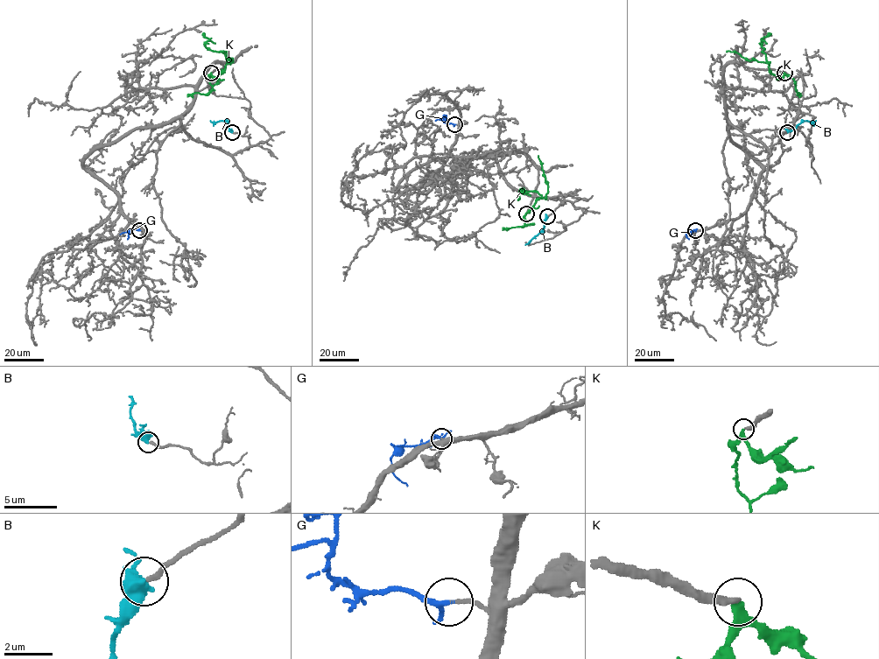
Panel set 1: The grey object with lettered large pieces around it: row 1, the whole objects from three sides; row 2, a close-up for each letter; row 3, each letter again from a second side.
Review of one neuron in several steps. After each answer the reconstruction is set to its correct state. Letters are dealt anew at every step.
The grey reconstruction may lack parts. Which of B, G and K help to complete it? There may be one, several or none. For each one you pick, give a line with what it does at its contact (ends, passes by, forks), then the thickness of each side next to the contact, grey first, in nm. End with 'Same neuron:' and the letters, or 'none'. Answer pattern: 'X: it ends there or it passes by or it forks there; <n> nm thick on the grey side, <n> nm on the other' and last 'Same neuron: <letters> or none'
B: it passes by; 240 nm thick on the grey side, 400 nm on the other
G: it passes by; 140 nm thick on the grey side, 170 nm on the other
Same neuron: B, G

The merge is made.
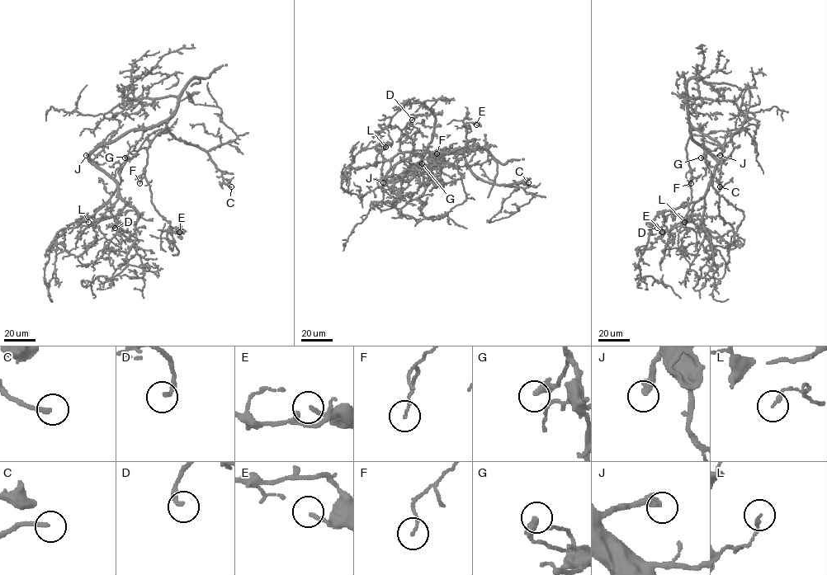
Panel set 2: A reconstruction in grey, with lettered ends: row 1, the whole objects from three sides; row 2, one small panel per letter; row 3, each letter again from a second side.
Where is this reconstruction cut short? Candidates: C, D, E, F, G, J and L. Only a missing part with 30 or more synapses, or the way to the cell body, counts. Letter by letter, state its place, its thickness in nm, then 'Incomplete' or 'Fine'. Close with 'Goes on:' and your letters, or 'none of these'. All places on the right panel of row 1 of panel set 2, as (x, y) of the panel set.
C: Place: (720, 186). Thickness 220 nm. Incomplete
D: Place: (657, 228). Thickness 220 nm. Incomplete
E: Place: (662, 232). Thickness 160 nm. Fine
F: Place: (691, 183). Thickness 100 nm. Fine
G: Place: (701, 157). Thickness 360 nm. Fine
J: Place: (720, 155). Thickness 360 nm. Incomplete
L: Place: (684, 222). Thickness 170 nm. Fine
Goes on: C, D, J

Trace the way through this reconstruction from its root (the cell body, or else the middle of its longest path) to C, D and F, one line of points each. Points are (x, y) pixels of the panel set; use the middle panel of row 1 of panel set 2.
C: (413, 155), (462, 152), (470, 169), (484, 181), (498, 185), (528, 182)
D: (413, 155), (399, 161), (386, 179), (392, 181), (413, 173), (431, 139), (435, 116), (420, 115), (412, 120)
F: (413, 155), (463, 153), (454, 153), (445, 148), (440, 156), (437, 153)

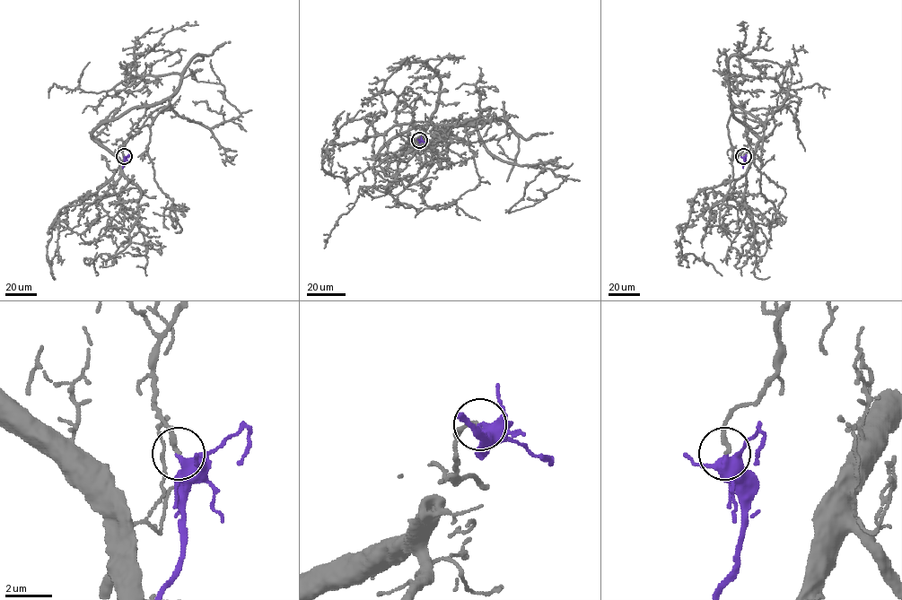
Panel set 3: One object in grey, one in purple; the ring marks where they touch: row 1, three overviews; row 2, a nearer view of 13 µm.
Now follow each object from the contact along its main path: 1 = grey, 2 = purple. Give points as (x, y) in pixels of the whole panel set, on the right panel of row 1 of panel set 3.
1: (743, 156), (732, 107), (755, 154), (697, 194), (679, 242), (722, 275)
2: (743, 157), (743, 168)

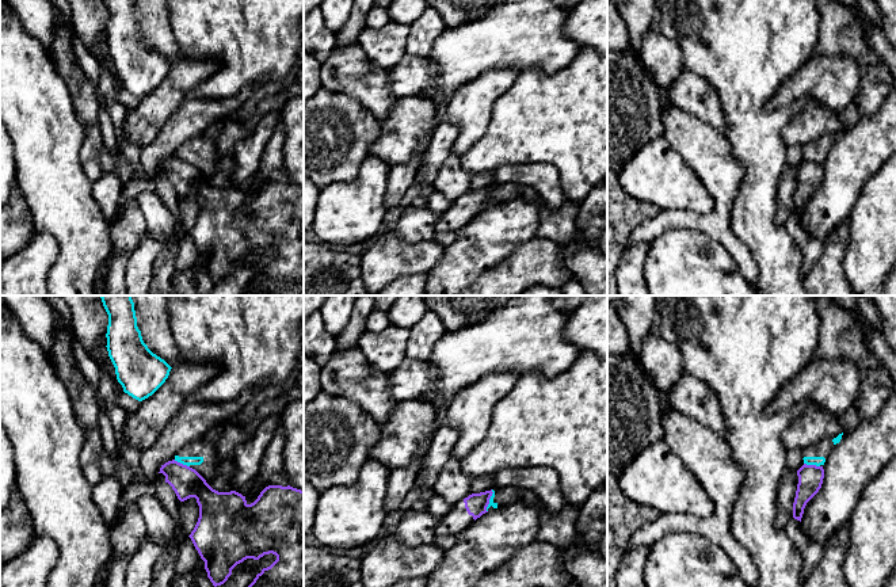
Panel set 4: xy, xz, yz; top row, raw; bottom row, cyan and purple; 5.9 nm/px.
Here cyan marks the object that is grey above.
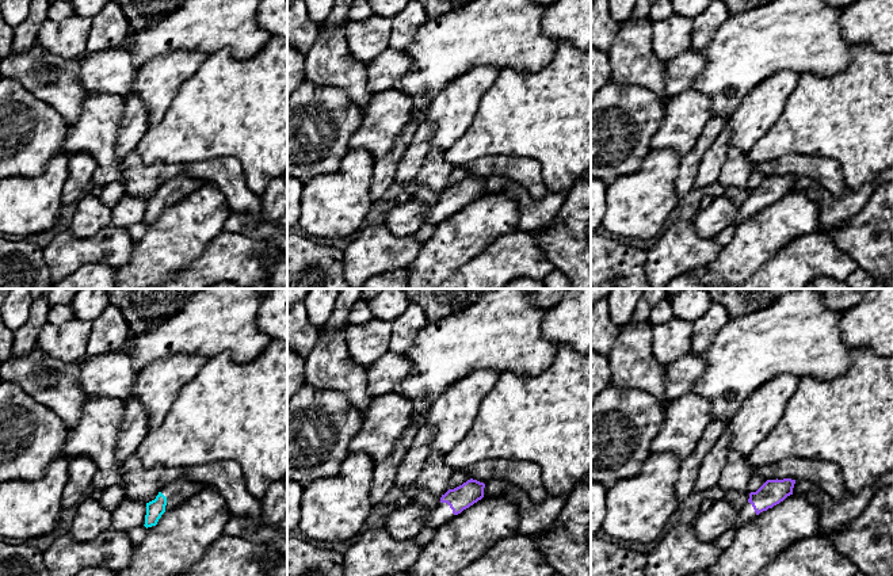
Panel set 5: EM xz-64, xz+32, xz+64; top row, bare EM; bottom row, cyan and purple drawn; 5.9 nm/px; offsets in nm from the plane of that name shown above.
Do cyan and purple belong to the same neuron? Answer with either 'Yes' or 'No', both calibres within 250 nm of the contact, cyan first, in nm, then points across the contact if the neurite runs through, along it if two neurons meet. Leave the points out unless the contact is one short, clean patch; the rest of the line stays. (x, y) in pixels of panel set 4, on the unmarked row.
No. Thickness 60 nm (cyan) against 140 nm. Boundary: yz (804, 159), (819, 163)

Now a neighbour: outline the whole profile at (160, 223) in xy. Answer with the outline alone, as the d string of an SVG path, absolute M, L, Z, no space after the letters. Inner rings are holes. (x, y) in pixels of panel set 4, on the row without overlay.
M140 193L137 202L146 221L148 233L160 237L164 244L153 262L150 296L171 296L171 279L176 272L175 262L179 252L176 244L178 220L155 193Z

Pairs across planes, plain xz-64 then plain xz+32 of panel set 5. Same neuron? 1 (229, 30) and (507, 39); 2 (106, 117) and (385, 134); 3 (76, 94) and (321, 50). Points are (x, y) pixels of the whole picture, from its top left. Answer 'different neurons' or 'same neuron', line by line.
1: same neuron
2: same neuron
3: same neuron

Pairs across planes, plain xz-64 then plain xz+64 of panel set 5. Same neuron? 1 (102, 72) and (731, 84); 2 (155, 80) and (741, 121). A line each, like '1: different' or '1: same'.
1: different
2: same

